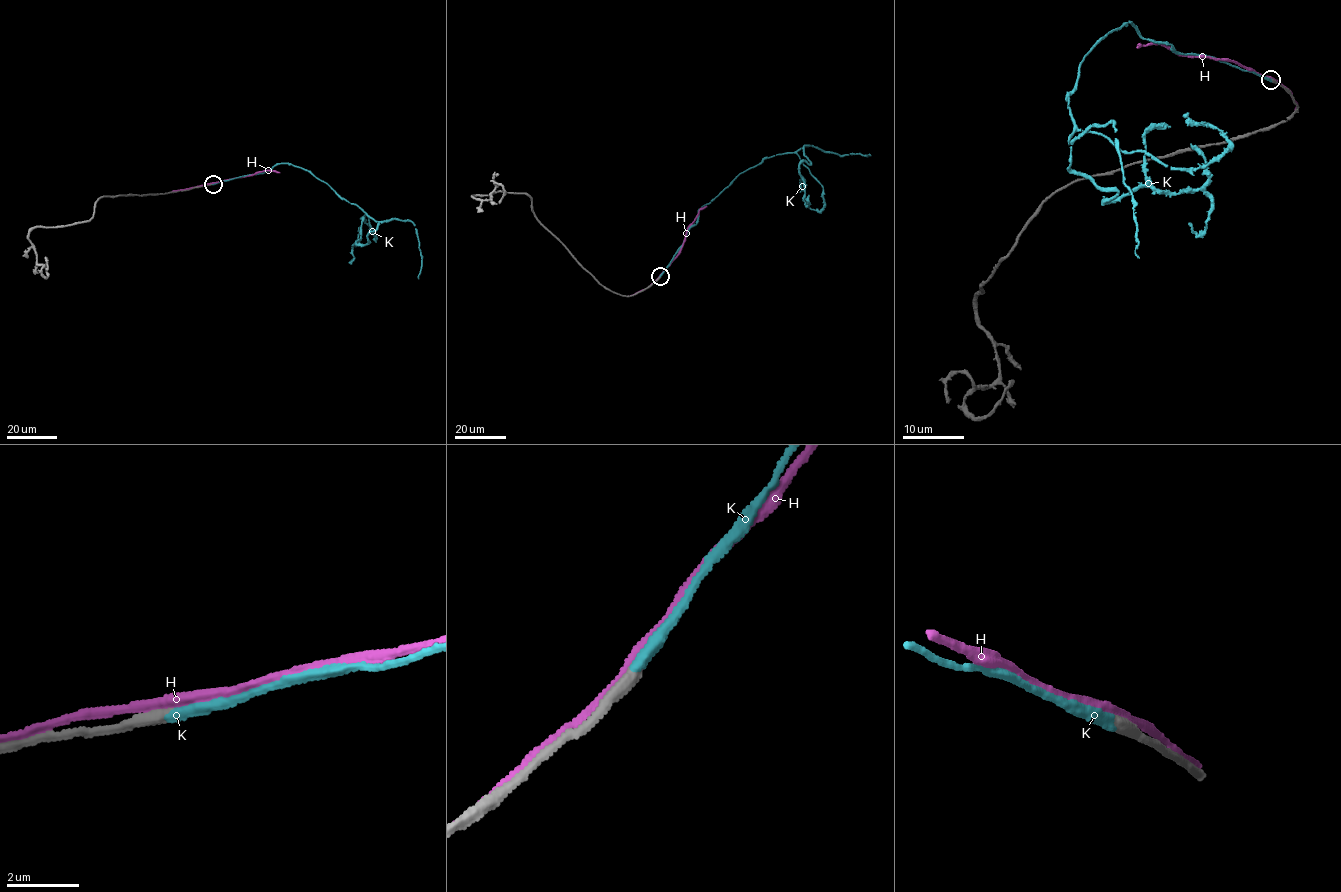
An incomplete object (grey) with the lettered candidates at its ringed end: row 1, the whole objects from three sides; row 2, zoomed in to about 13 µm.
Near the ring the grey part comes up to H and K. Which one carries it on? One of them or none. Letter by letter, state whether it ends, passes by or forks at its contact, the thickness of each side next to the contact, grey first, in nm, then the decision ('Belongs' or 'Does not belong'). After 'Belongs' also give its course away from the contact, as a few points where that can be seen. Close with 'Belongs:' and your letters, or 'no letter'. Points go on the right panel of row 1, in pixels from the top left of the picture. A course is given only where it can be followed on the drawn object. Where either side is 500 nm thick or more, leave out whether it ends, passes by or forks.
H: It passes by. Thickness 420 nm (grey) against 320 nm. Does not belong
K: It ends there. Thickness 400 nm (grey) against 340 nm. Belongs. Its course: (1271, 80), (1128, 22), (1081, 63), (1068, 168), (1116, 190), (1110, 201), (1202, 190), (1206, 227), (1189, 223)
Belongs: K

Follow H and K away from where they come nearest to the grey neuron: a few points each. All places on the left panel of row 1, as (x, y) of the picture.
H: (212, 183), (266, 170), (279, 173)
K: (212, 184), (280, 163), (300, 167), (378, 222), (369, 242), (353, 245), (354, 258)

